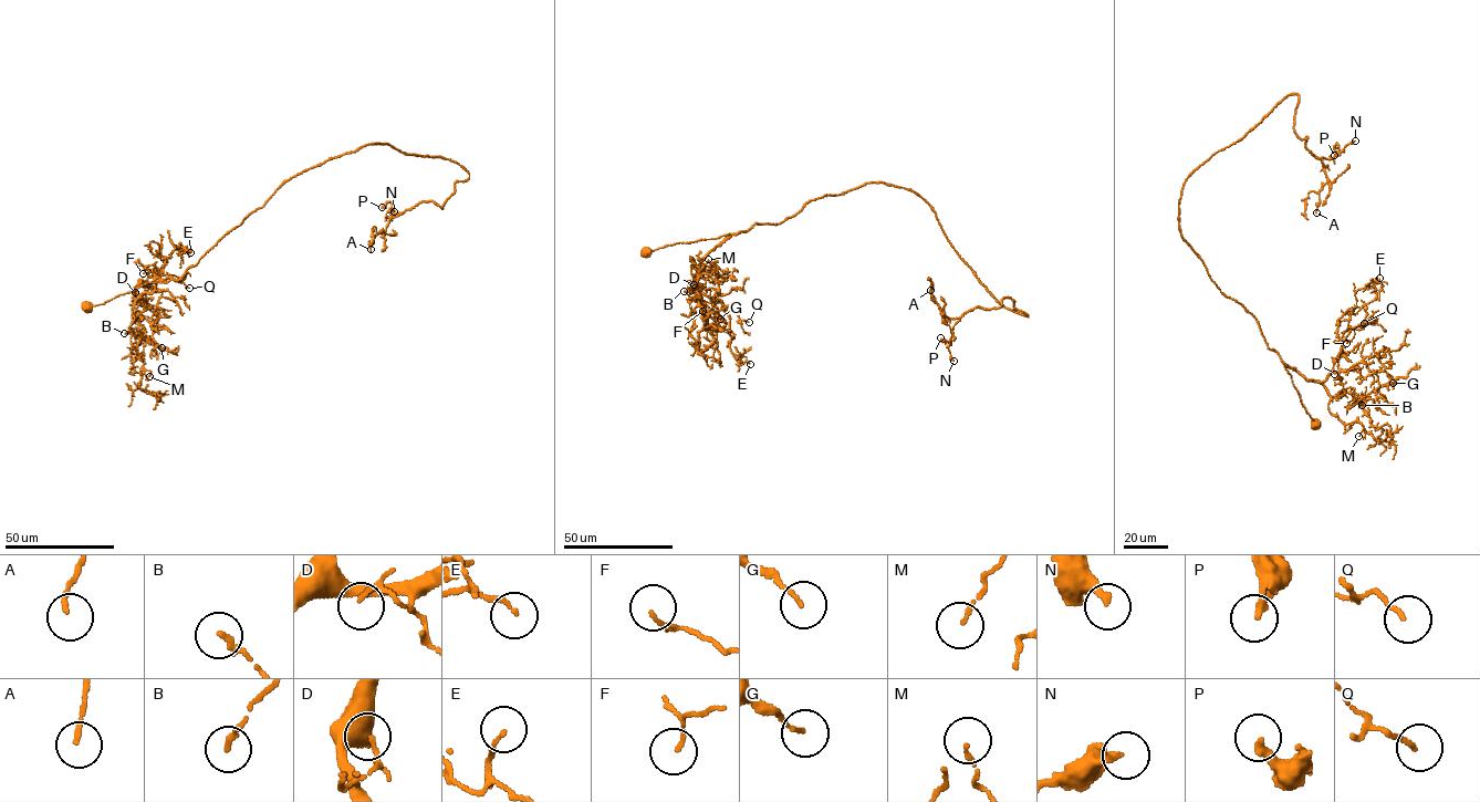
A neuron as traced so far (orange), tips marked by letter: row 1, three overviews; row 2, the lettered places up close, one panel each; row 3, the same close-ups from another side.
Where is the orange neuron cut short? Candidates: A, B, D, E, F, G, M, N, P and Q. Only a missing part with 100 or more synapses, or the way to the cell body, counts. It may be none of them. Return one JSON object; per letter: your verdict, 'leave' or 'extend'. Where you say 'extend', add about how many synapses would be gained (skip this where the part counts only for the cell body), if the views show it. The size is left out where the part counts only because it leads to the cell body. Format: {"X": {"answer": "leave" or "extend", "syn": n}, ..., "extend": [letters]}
{"A": {"answer": "leave"}, "B": {"answer": "leave"}, "D": {"answer": "leave"}, "E": {"answer": "leave"}, "F": {"answer": "leave"}, "G": {"answer": "leave"}, "M": {"answer": "leave"}, "N": {"answer": "leave"}, "P": {"answer": "leave"}, "Q": {"answer": "leave"}, "extend": []}

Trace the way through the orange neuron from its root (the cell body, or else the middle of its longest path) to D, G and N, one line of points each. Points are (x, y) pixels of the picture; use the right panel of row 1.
D: (1316, 424), (1301, 402), (1284, 365), (1299, 371), (1309, 381), (1321, 382), (1329, 374), (1334, 374)
G: (1316, 424), (1284, 365), (1322, 384), (1332, 396), (1345, 393), (1361, 398), (1393, 383)
N: (1316, 424), (1254, 316), (1184, 240), (1179, 201), (1194, 172), (1292, 93), (1311, 153), (1331, 158), (1355, 141)

